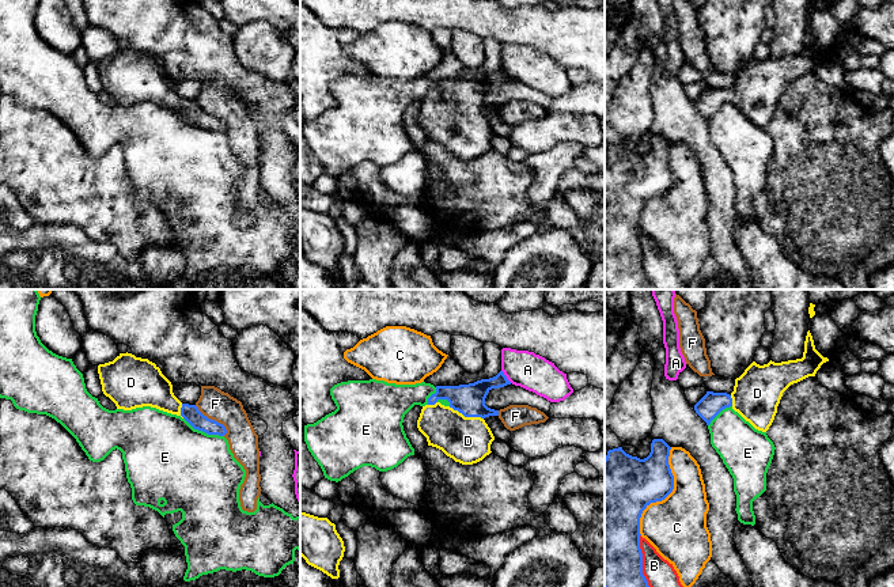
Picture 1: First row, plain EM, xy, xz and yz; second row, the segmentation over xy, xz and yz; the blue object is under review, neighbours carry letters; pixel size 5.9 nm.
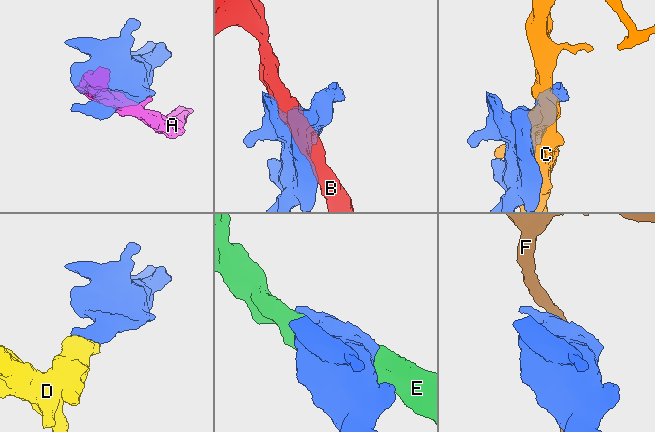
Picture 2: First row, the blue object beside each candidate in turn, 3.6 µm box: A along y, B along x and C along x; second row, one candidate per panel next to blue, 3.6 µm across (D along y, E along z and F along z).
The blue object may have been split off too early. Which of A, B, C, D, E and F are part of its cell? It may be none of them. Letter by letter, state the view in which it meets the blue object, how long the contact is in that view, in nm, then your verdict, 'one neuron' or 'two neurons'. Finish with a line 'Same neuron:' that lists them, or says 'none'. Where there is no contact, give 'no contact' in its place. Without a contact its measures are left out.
A: meets blue in xz; contact 100 nm long; two neurons
B: meets blue in yz; contact 360 nm long; two neurons
C: meets blue in yz; contact 550 nm long; two neurons
D: meets blue in xz; contact 220 nm long; one neuron
E: meets blue in xy; contact 260 nm long; two neurons
F: meets blue in xy; contact 260 nm long; two neurons
Same neuron: D

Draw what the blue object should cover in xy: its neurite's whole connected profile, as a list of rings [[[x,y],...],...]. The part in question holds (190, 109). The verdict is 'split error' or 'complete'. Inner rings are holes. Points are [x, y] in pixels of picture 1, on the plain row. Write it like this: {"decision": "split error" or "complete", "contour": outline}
{"decision": "split error", "contour": [[[120,49],[113,57],[99,60],[102,87],[117,105],[132,106],[151,102],[181,111],[194,125],[208,130],[224,132],[223,120],[204,111],[196,101],[182,99],[173,88],[171,77],[148,54]]]}

